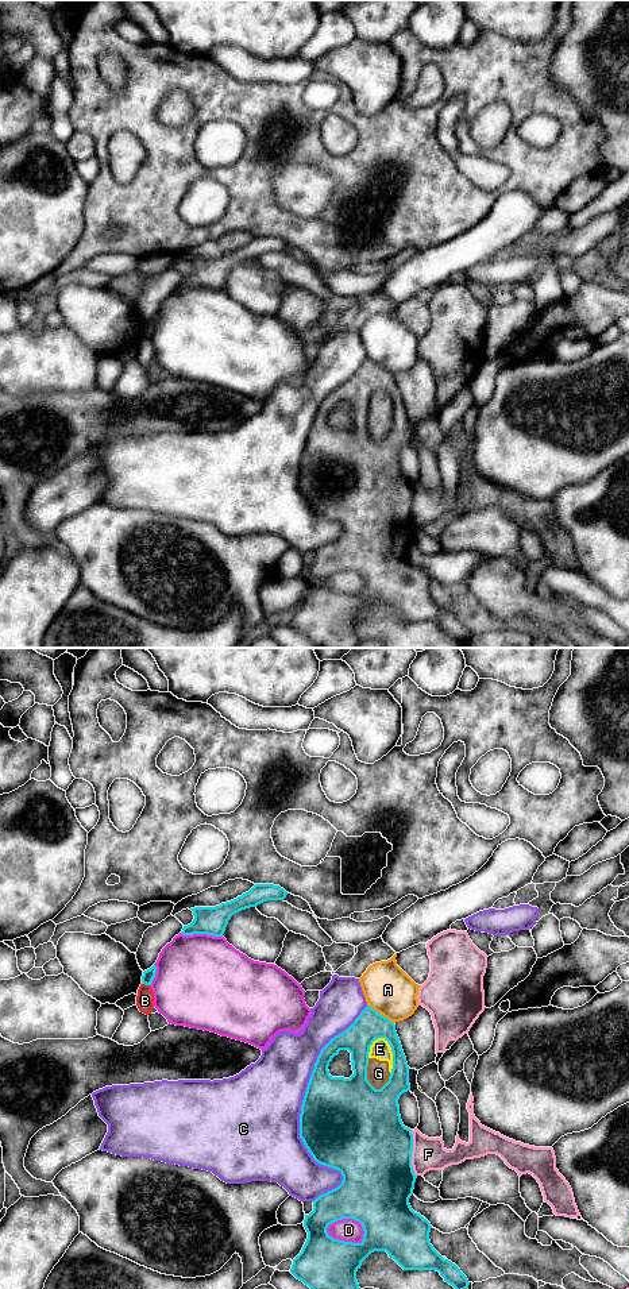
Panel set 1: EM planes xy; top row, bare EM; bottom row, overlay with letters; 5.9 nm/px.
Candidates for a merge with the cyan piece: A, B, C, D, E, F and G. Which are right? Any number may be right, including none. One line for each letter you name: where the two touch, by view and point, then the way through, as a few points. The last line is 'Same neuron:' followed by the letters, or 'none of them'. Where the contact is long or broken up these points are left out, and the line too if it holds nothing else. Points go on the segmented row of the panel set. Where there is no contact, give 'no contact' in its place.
Same neuron: none of them

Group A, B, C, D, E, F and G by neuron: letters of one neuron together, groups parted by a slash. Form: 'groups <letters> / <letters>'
groups A / B / C / D / E F G

